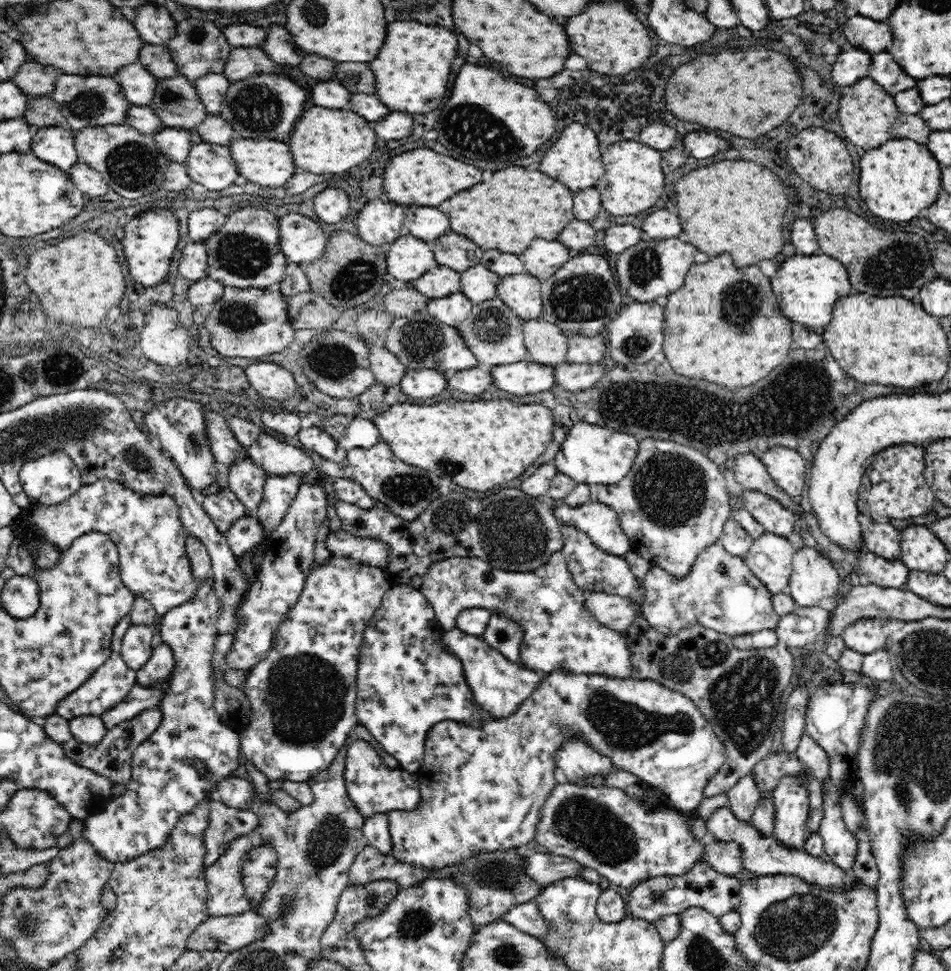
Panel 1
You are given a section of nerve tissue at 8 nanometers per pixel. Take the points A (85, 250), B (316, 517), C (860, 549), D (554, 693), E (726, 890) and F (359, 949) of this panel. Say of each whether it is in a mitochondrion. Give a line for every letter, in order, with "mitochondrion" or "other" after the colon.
A: other
B: other
C: other
D: other
E: other
F: other

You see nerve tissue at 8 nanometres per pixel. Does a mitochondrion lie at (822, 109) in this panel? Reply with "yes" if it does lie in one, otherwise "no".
no

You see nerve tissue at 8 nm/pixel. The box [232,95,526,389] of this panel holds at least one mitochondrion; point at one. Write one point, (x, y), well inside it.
(333, 361)

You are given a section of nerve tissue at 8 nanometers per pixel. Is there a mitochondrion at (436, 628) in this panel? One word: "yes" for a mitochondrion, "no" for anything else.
no

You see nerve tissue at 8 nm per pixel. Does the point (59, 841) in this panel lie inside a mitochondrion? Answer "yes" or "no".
no

